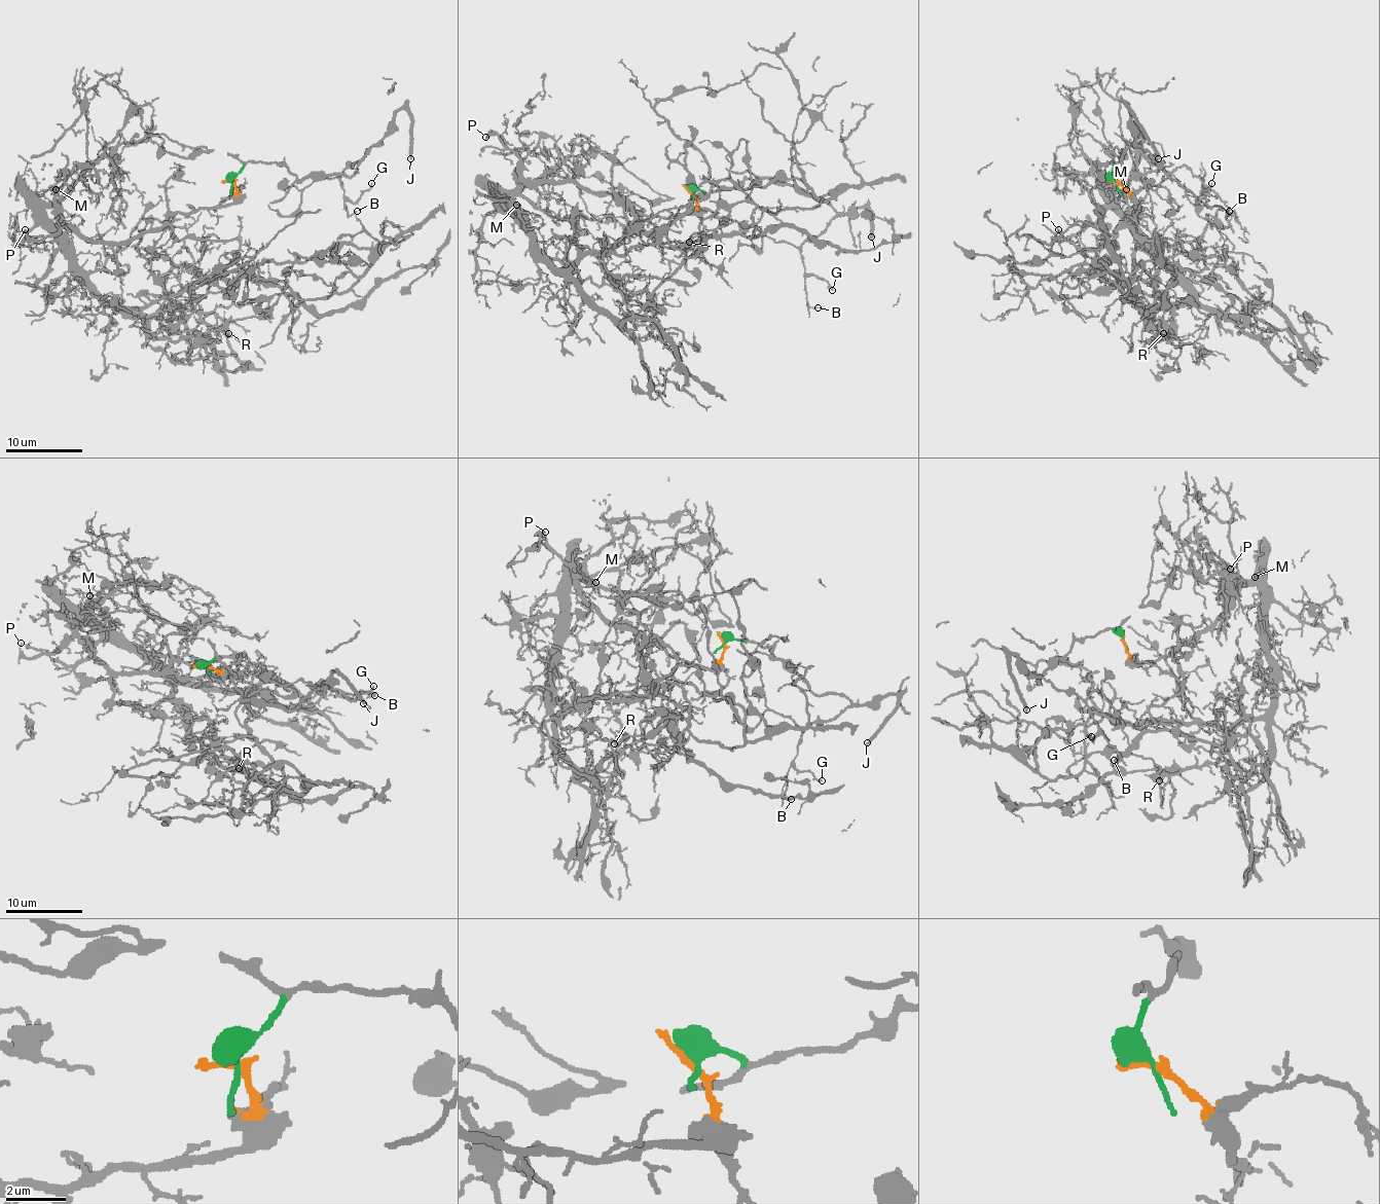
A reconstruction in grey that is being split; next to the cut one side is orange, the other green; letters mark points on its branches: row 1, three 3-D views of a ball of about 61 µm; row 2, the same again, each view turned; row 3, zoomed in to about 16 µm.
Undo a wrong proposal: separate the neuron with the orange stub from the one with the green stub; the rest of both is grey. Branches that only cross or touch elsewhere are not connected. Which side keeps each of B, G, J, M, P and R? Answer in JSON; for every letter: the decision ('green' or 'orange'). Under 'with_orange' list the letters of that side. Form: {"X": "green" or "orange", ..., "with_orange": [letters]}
{"B": "green", "G": "green", "J": "green", "M": "orange", "P": "orange", "R": "orange", "with_orange": ["M", "P", "R"]}

